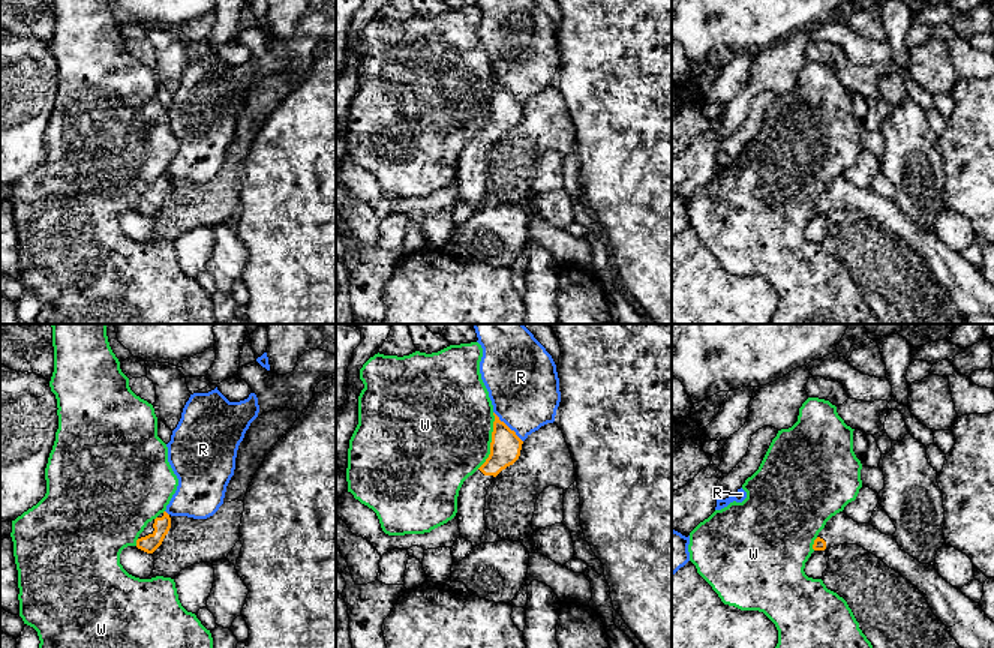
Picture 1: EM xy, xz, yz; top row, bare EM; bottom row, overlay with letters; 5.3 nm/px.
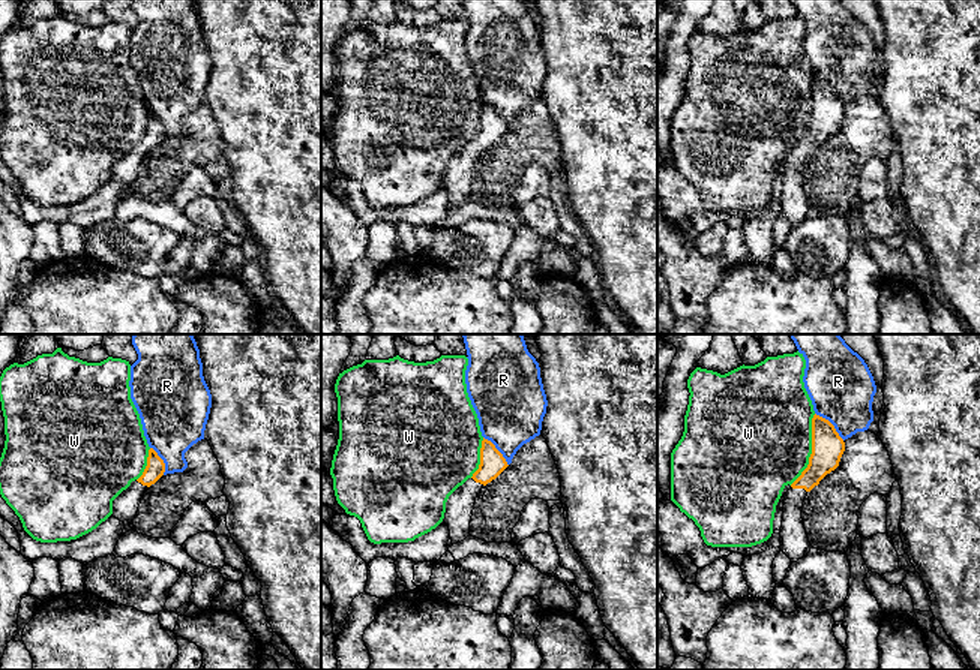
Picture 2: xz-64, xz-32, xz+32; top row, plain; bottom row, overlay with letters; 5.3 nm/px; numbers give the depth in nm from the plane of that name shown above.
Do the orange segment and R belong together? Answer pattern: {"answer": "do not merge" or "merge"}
{"answer": "do not merge"}

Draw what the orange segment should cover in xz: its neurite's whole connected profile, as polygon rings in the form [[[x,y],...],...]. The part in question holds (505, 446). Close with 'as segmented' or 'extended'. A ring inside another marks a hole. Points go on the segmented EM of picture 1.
[[[495,412],[493,416],[490,454],[486,462],[463,482],[457,496],[460,537],[471,542],[474,548],[481,544],[481,537],[487,530],[484,520],[487,489],[502,470],[519,459],[523,444],[514,430],[501,422]]]; extended

